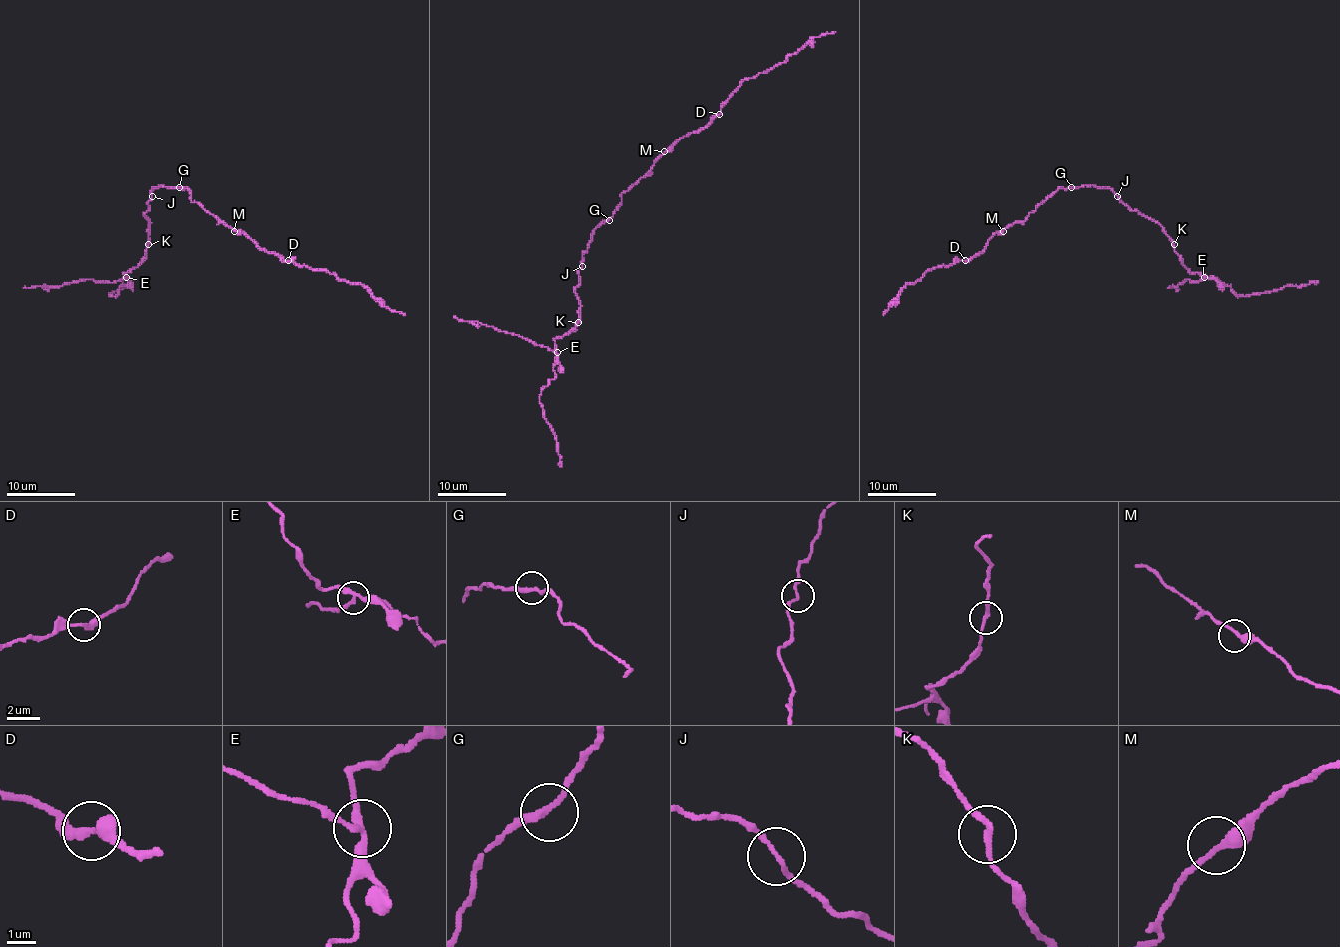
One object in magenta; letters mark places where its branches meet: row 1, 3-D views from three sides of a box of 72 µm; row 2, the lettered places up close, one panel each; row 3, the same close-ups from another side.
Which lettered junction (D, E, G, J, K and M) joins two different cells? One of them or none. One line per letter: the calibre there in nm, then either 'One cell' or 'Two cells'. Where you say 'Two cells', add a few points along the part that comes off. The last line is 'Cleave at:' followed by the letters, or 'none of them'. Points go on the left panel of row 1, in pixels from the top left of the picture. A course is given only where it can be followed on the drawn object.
D: Thickness 240 nm. One cell
E: Thickness 240 nm. Two cells. Course of the part to remove: (126, 277), (116, 282), (86, 279), (61, 286), (23, 288)
G: Thickness 240 nm. One cell
J: Thickness 140 nm. One cell
K: Thickness 180 nm. One cell
M: Thickness 280 nm. One cell
Cleave at: E

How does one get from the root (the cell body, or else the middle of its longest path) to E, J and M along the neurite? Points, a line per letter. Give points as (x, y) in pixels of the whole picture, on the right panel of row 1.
E: (1070, 188), (1085, 185), (1109, 188), (1131, 211), (1154, 219), (1191, 274), (1198, 272), (1203, 277)
J: (1070, 188), (1085, 185), (1106, 187), (1118, 197)
M: (1070, 188), (1058, 188), (1024, 221), (1010, 224), (1003, 231)

